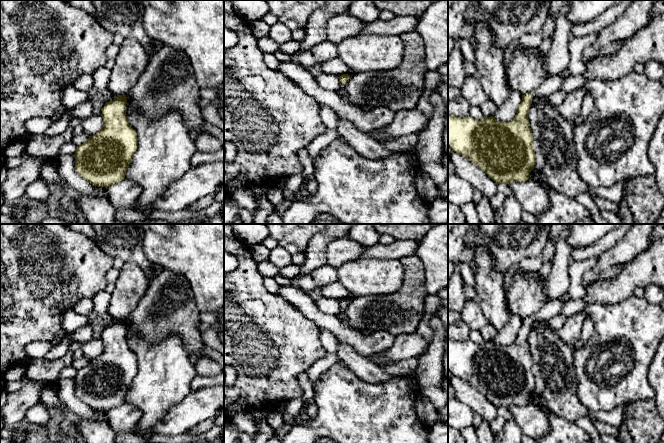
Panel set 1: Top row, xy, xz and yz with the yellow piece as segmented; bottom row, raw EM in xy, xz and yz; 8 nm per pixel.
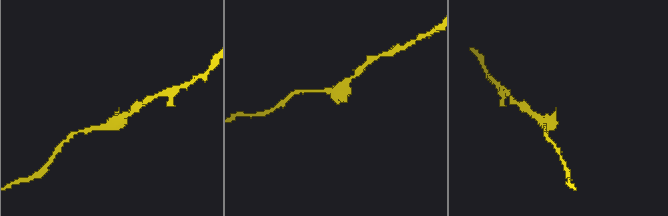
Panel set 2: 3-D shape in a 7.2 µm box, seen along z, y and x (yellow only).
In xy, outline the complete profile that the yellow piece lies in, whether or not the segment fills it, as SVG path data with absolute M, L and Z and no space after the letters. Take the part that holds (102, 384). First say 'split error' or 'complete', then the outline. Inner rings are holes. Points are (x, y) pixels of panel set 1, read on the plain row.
complete; M126 319L106 327L102 351L77 370L73 379L75 395L94 410L108 412L124 404L137 374L137 357L128 346L126 328Z

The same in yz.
complete; M531 317L522 319L515 341L508 346L498 345L493 340L476 344L470 340L448 339L448 370L452 375L477 389L497 409L527 405L536 386L533 359L528 343L532 324Z

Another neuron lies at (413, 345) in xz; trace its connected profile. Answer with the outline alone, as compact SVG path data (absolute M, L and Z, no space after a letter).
M416 332L396 335L394 345L376 355L384 357L389 362L418 358L428 350L429 345L430 343Z

